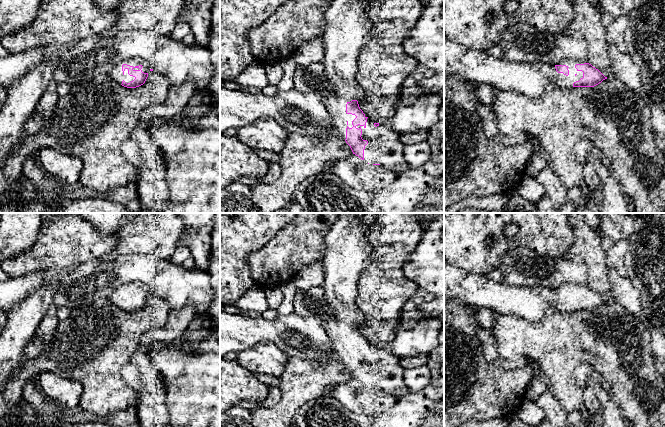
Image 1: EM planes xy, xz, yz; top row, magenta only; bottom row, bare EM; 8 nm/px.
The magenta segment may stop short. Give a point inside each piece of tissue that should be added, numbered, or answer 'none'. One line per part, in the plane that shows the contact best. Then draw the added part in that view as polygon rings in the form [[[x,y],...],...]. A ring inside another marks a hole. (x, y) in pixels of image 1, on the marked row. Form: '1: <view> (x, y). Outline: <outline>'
1: xy (116, 73). Outline: [[[128,58],[126,60],[123,60],[121,62],[118,62],[113,69],[109,72],[109,76],[115,80],[117,83],[122,84],[122,81],[124,80],[127,84],[130,83],[135,79],[135,77],[130,76],[128,74],[128,69],[125,69],[125,71],[122,71],[122,65],[127,64],[130,66],[139,66],[142,65],[142,72],[144,73],[149,73],[150,72],[150,67],[148,63],[143,61],[141,58]]]

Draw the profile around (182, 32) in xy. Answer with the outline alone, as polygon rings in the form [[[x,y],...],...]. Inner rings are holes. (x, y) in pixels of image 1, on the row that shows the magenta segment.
[[[179,20],[169,35],[186,45],[193,45],[196,43],[192,28],[190,24],[185,21]]]

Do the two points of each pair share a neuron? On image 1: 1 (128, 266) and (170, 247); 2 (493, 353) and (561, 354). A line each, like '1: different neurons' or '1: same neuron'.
1: different neurons
2: different neurons

